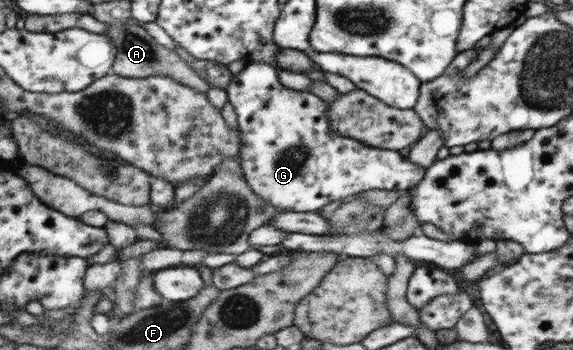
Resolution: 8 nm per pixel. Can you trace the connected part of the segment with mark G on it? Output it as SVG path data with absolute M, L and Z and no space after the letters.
M252 62L233 75L226 88L227 99L234 106L242 139L240 162L246 183L259 198L282 211L311 212L342 199L351 199L372 189L403 192L416 187L424 177L424 168L403 158L398 151L366 146L354 138L336 134L331 129L327 102L310 91L292 90L280 84L274 65Z

